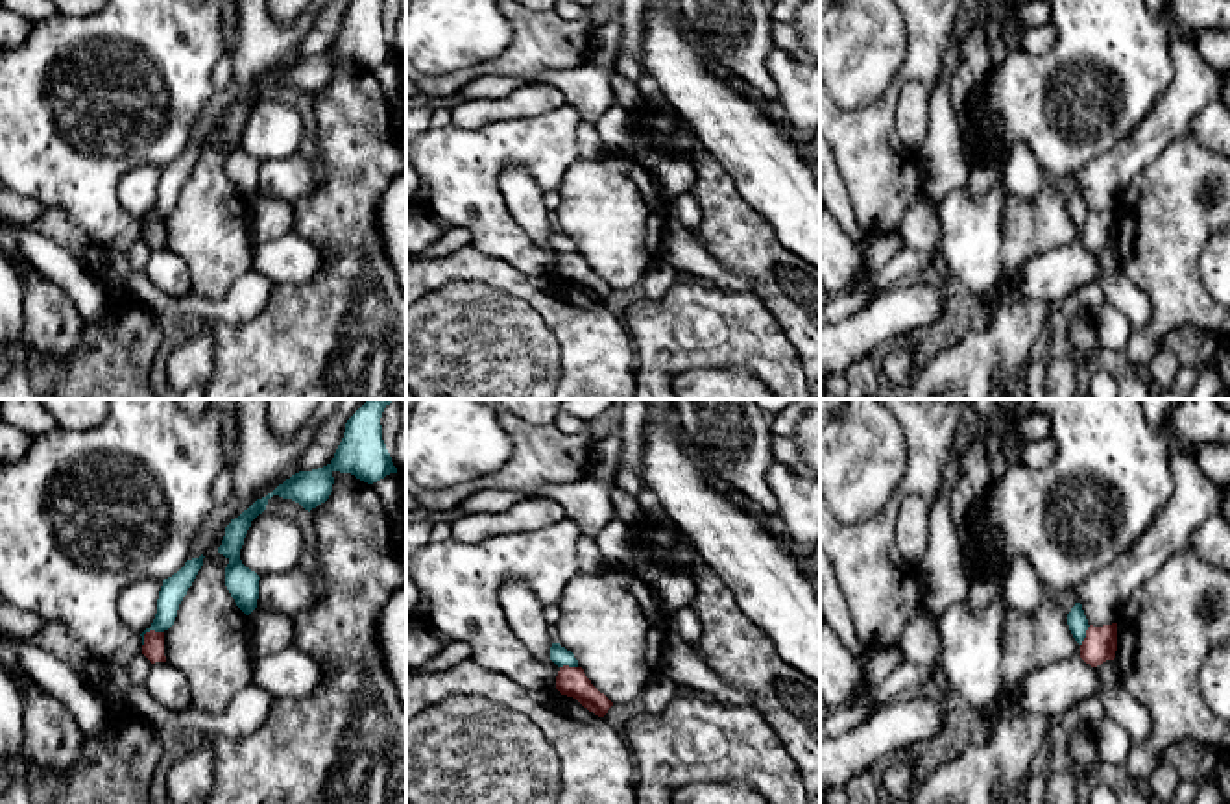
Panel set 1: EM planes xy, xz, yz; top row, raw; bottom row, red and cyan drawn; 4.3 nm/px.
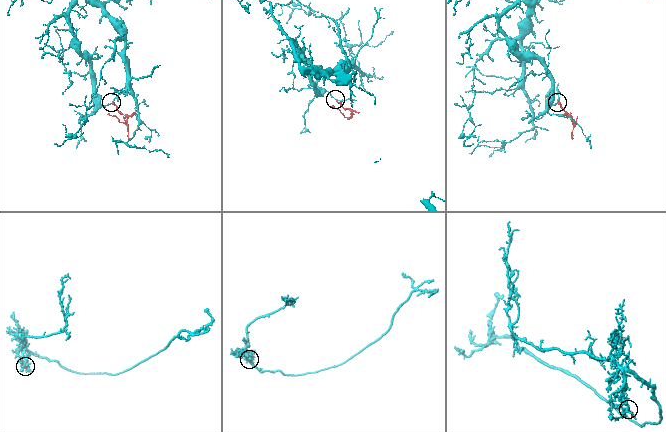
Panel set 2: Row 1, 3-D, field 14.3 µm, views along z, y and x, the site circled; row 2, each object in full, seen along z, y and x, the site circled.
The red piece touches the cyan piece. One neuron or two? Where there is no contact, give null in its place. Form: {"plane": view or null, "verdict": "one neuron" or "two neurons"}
{"plane": "xy", "verdict": "two neurons"}

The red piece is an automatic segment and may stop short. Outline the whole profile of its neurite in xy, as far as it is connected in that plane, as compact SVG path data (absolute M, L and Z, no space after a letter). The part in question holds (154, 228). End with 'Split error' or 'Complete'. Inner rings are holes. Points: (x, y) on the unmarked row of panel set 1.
M150 216L144 220L142 240L151 248L166 248L164 242L164 218Z. Complete

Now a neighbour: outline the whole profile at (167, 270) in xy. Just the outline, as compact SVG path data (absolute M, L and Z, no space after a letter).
M168 248L151 250L144 274L159 290L172 298L190 294L188 266L183 257Z

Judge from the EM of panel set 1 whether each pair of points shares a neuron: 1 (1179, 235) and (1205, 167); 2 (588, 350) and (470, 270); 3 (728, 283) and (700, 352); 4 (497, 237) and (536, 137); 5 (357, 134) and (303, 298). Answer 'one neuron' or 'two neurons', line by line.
1: one neuron
2: one neuron
3: two neurons
4: one neuron
5: one neuron

